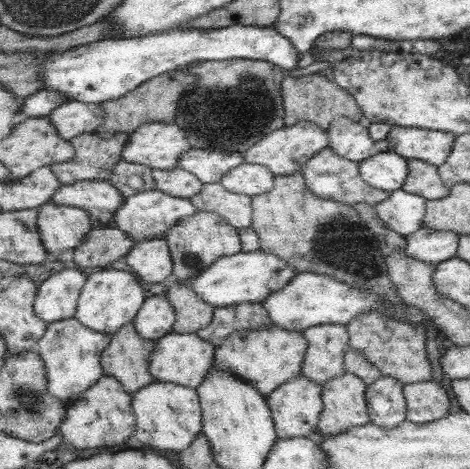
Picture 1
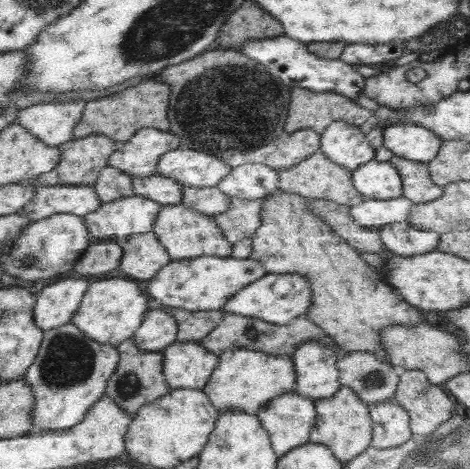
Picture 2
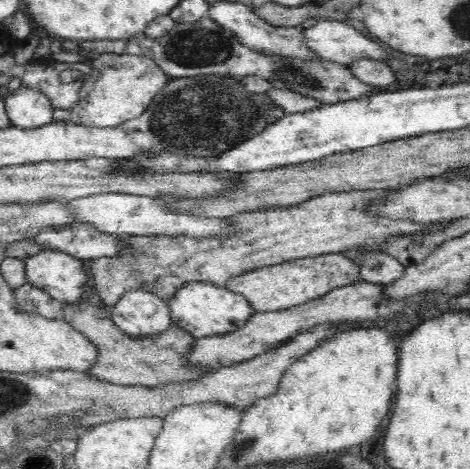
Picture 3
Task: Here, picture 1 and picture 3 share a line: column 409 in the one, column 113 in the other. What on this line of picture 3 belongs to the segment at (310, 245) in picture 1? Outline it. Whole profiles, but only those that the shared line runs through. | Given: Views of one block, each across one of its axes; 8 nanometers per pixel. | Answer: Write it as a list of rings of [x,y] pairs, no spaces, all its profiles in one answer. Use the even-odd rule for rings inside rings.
[[[86,300],[76,302],[72,306],[66,306],[64,320],[70,322],[70,326],[78,332],[82,332],[94,346],[98,348],[98,360],[88,370],[90,376],[112,382],[118,386],[164,386],[164,384],[182,384],[182,382],[194,382],[216,368],[206,366],[194,366],[190,362],[190,352],[194,348],[194,342],[198,338],[190,336],[190,332],[178,328],[176,324],[158,336],[144,336],[144,338],[130,338],[122,334],[114,322],[112,322],[112,310],[106,308],[94,308]]]

